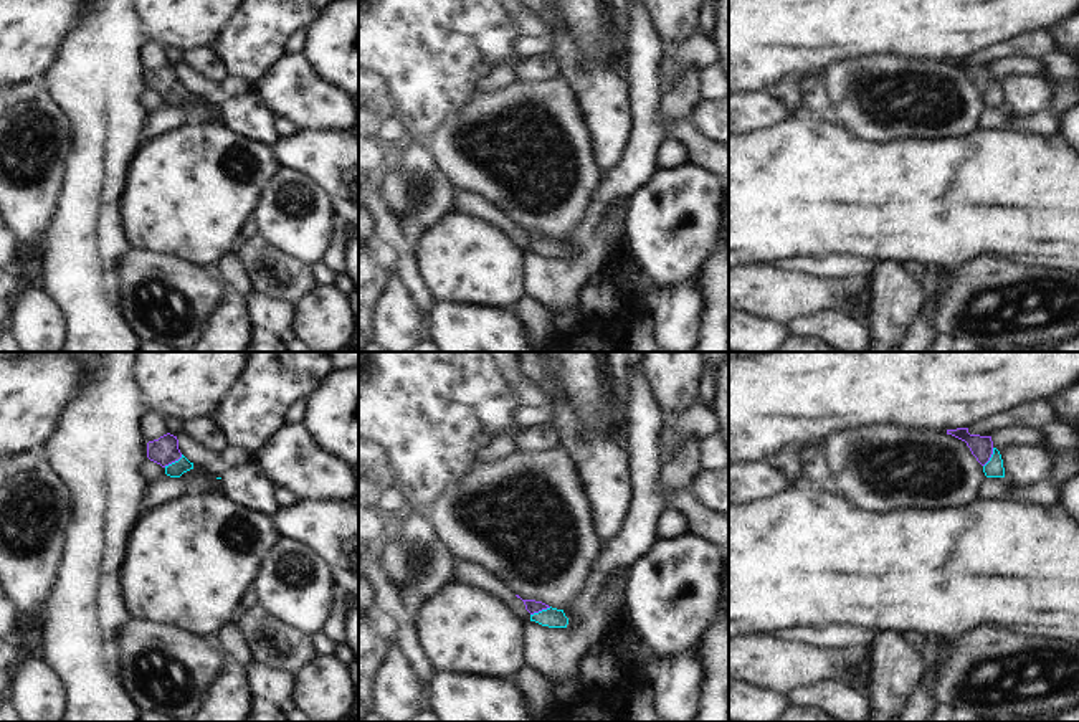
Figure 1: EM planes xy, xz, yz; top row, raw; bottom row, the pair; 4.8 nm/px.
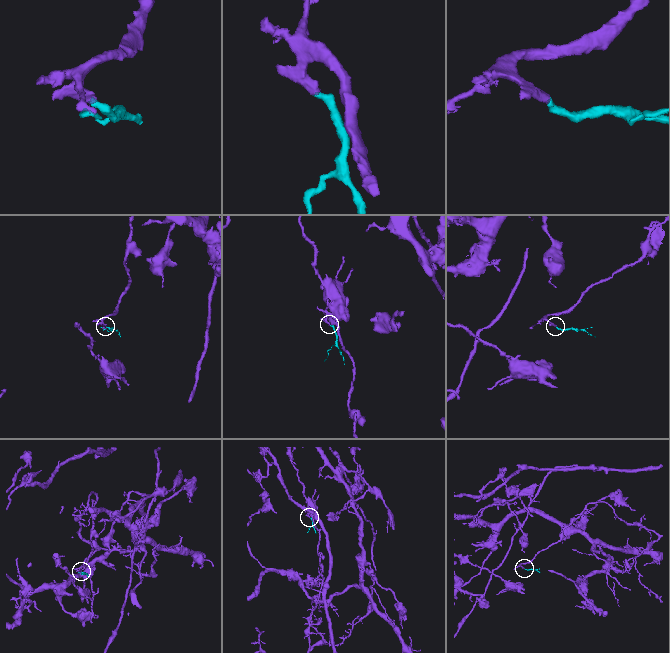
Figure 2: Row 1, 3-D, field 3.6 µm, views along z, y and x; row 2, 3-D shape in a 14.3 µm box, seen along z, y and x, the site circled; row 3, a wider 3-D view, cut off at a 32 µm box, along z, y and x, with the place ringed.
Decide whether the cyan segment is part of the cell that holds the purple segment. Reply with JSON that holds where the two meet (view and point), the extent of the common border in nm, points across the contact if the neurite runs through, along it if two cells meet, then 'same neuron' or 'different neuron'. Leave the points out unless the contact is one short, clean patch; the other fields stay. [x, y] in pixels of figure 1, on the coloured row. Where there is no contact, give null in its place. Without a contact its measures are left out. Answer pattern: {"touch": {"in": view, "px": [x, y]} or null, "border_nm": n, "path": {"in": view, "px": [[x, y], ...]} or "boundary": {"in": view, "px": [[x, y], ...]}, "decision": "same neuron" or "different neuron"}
{"touch": {"in": "xz", "px": [541, 610]}, "border_nm": 110, "path": {"in": "xz", "px": [[532, 607], [541, 610], [554, 618]]}, "decision": "same neuron"}

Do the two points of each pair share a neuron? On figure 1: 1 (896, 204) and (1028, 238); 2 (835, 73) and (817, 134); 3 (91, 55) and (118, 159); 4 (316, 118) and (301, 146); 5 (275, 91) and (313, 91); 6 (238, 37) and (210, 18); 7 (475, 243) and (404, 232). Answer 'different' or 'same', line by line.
1: same
2: different
3: same
4: different
5: same
6: different
7: different

